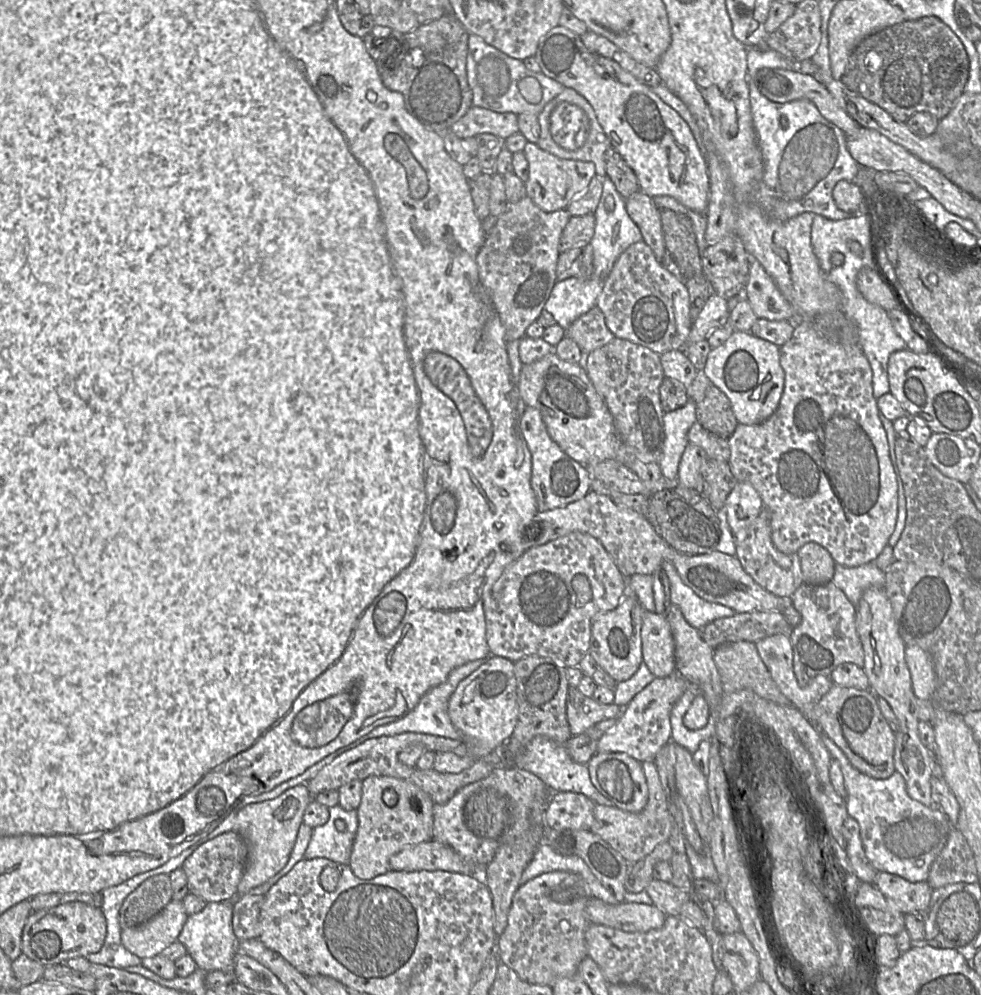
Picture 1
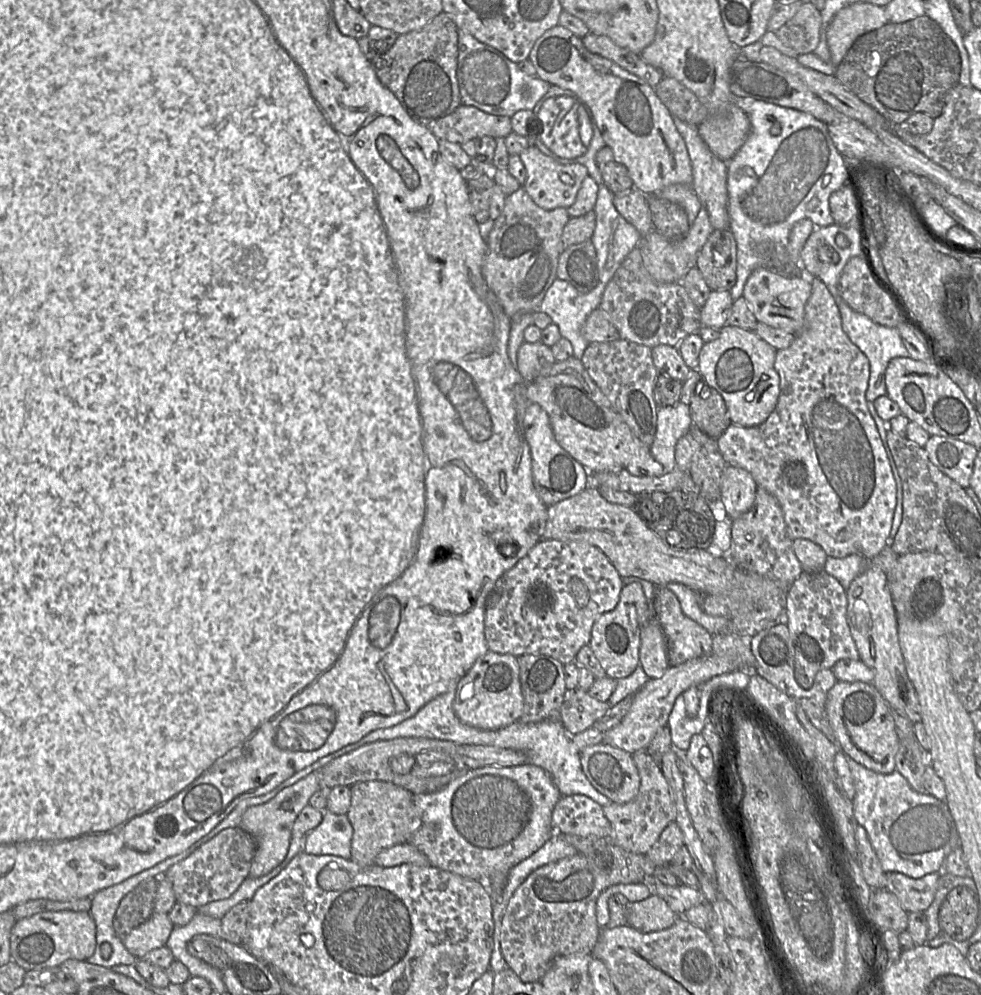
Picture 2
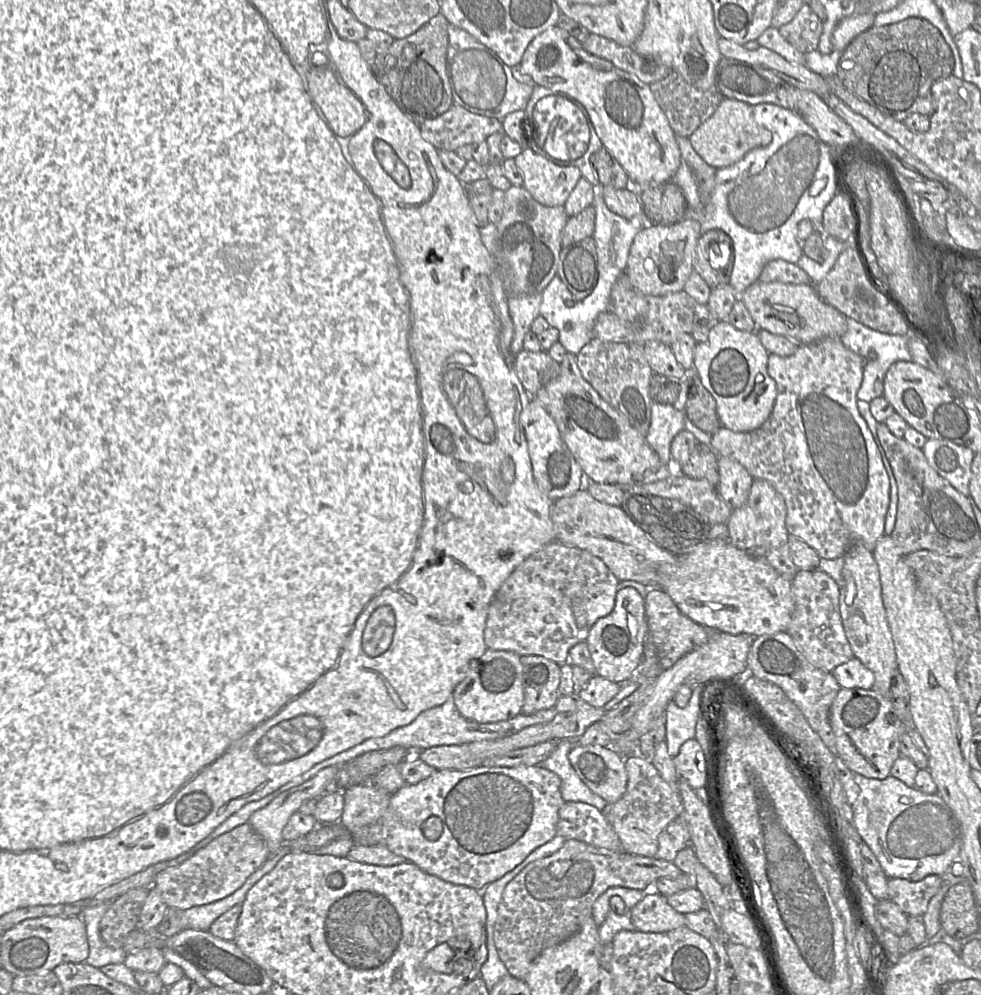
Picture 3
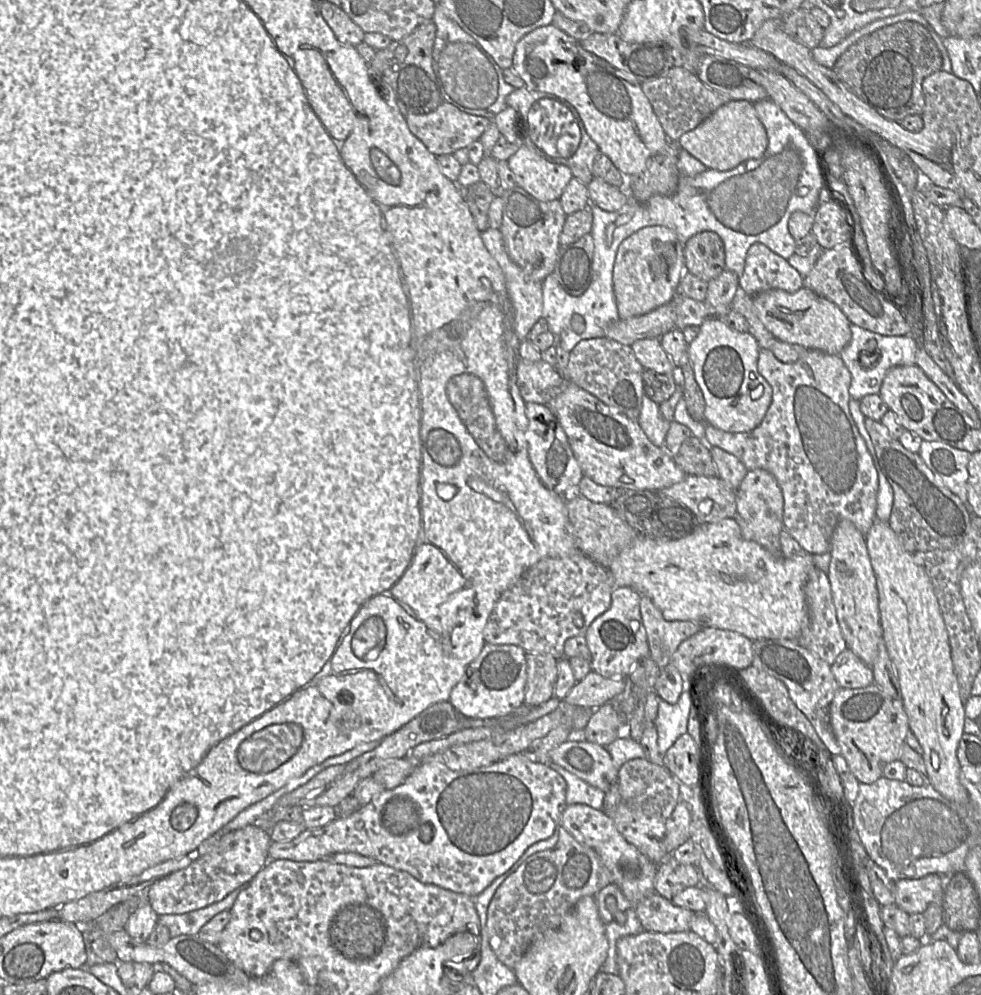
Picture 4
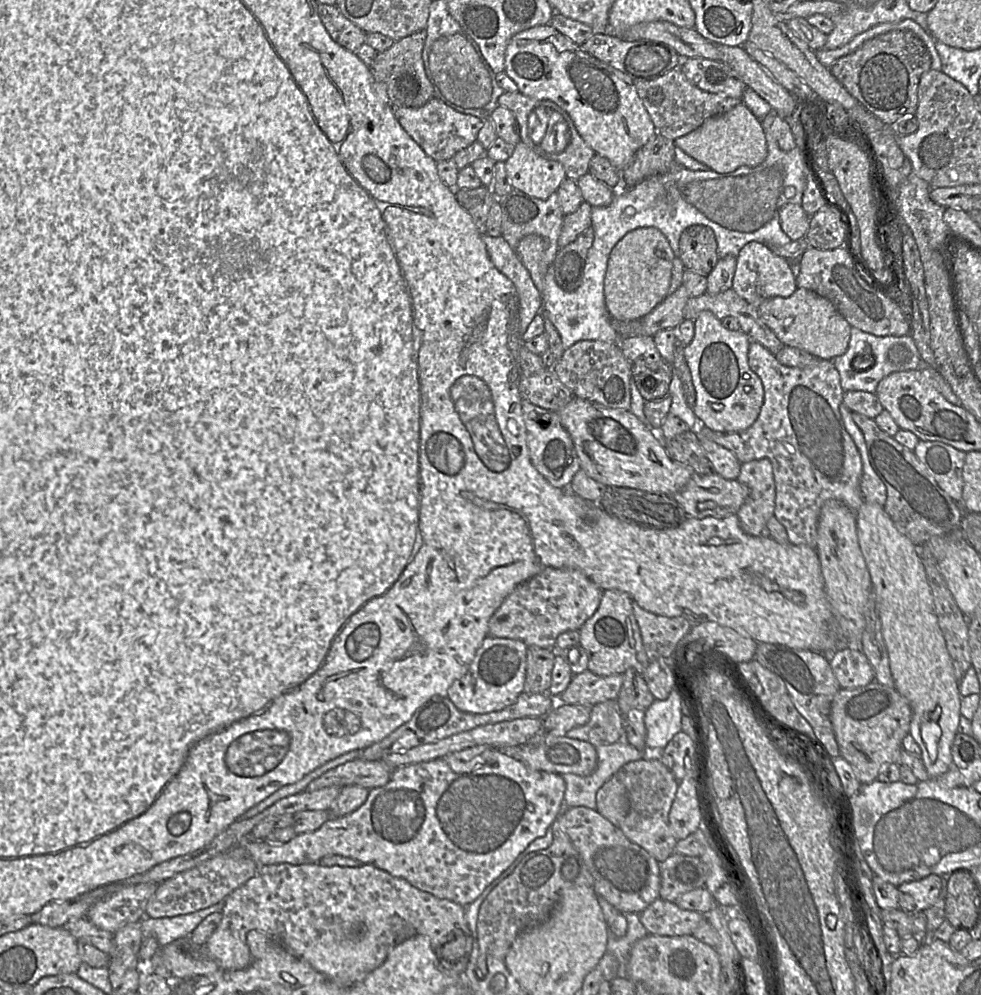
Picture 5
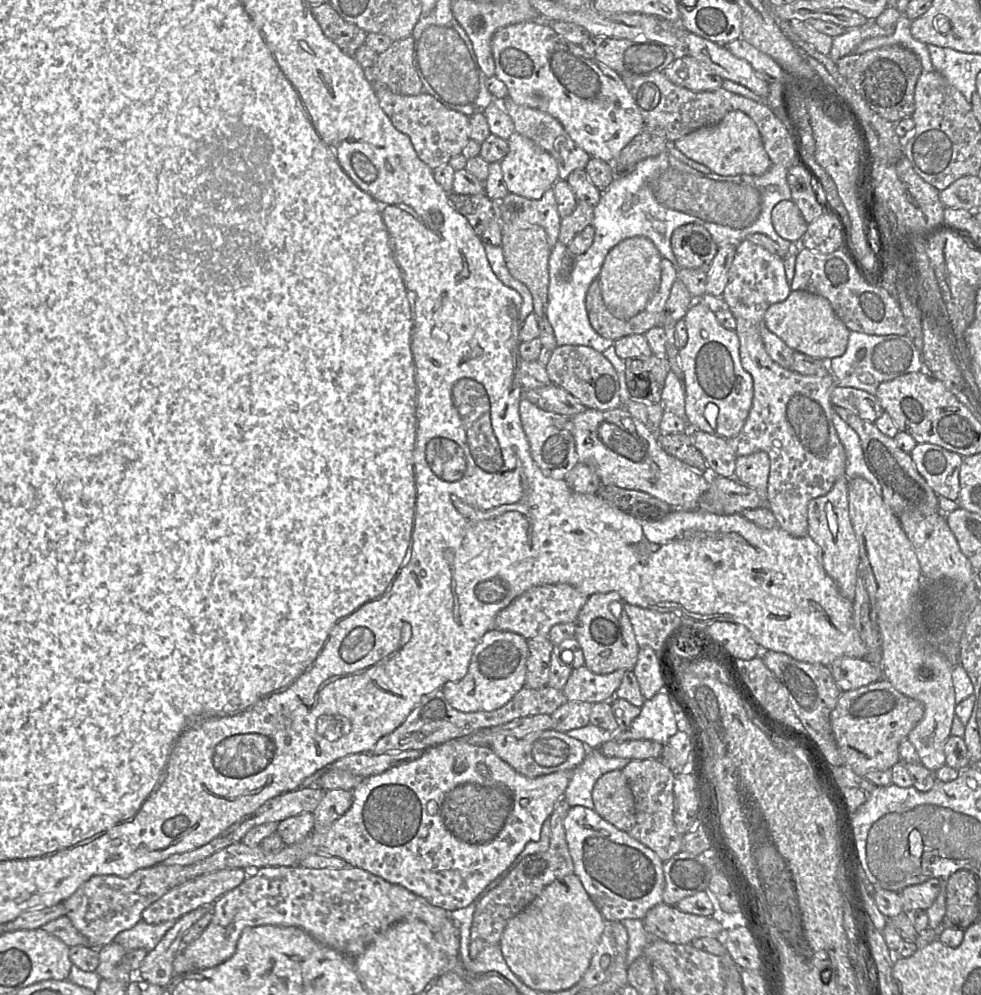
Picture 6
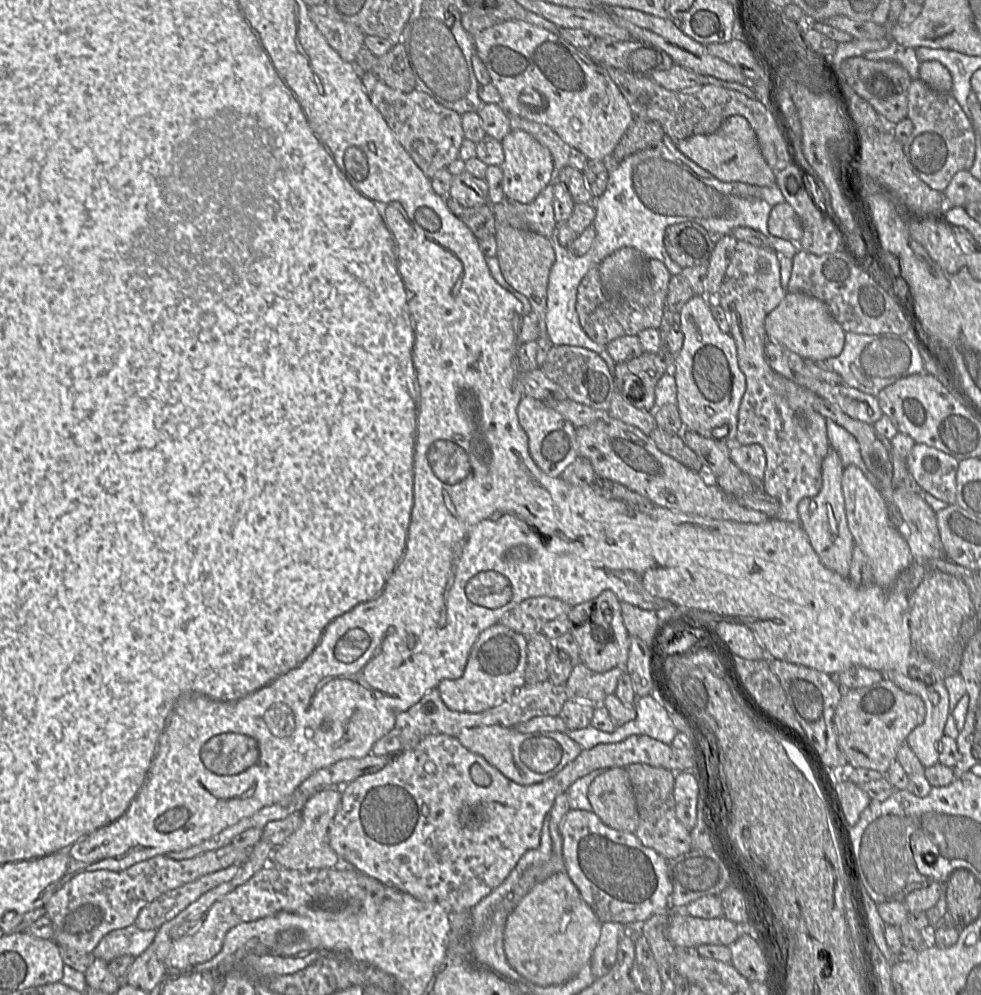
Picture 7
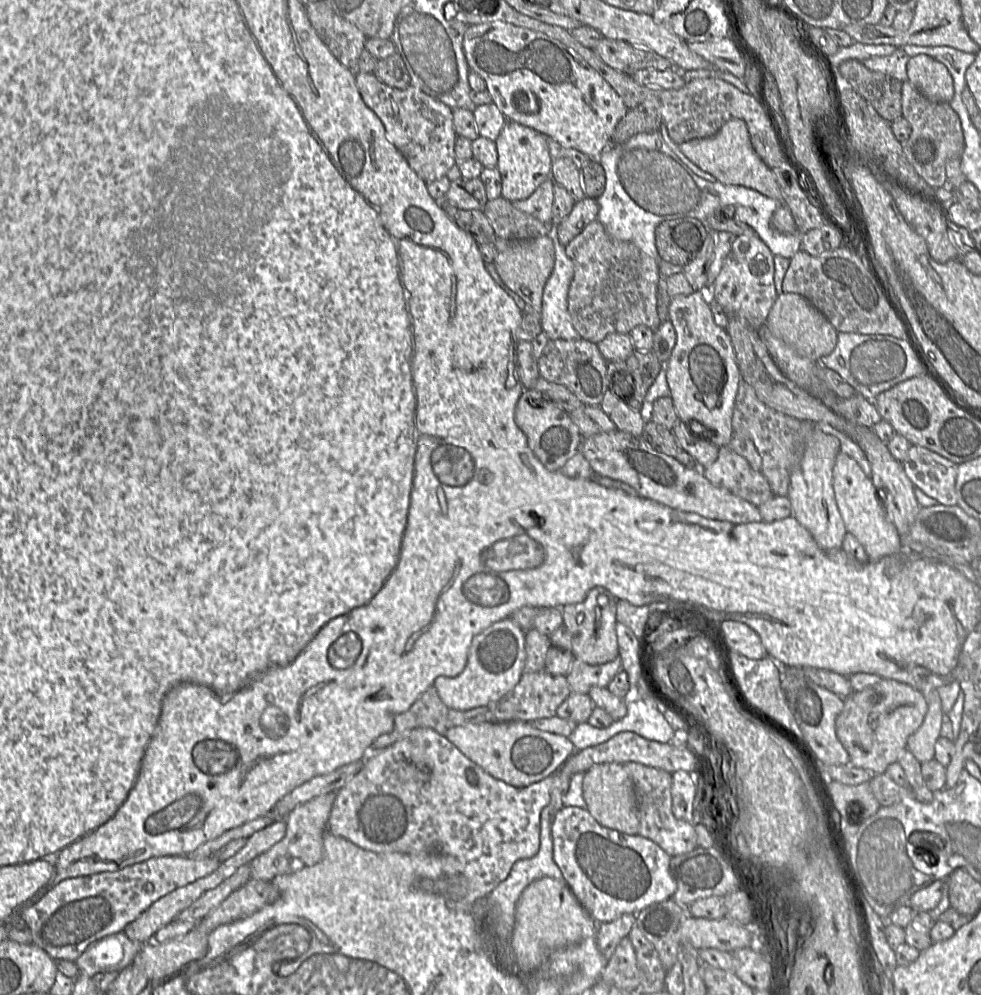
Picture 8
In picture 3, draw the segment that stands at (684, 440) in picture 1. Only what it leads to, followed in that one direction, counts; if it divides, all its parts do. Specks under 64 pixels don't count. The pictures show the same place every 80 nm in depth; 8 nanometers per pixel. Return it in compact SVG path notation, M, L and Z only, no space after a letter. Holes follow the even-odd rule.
M651 404L651 422L646 441L661 462L668 466L674 464L670 451L671 442L685 429L684 419L685 411L677 410L670 404Z

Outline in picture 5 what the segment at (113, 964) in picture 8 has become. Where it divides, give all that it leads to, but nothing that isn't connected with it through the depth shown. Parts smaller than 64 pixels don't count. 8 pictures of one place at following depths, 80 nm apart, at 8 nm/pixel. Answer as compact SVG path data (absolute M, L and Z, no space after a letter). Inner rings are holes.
M224 901L200 909L189 914L178 915L174 917L141 919L141 930L144 938L154 937L161 947L181 938L190 936L194 929L208 915L222 911Z

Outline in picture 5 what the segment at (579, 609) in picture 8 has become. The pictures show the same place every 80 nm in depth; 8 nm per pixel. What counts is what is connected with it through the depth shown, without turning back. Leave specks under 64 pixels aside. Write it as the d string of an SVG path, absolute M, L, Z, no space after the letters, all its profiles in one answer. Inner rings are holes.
M614 589L603 591L596 612L578 631L579 644L588 656L588 669L596 675L623 674L629 668L636 668L643 673L650 663L633 613L633 600L625 592Z

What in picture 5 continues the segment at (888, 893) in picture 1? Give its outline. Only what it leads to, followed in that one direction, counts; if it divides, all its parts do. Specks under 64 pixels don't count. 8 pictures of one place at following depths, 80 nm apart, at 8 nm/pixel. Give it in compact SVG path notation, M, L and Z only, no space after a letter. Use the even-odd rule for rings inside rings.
M931 874L897 887L899 908L906 913L924 912L935 904L943 889L943 877Z

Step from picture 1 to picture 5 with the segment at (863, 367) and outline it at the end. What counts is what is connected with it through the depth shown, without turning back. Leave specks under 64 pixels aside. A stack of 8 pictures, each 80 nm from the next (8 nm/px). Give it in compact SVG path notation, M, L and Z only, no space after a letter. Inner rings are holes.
M755 341L750 342L748 363L764 389L764 401L756 421L748 429L736 433L720 433L699 426L698 435L731 451L741 464L768 459L772 464L776 491L774 516L785 527L790 543L816 549L819 514L827 500L838 500L855 512L864 503L860 489L863 470L861 456L845 429L840 413L845 391L840 384L839 372L831 360L822 359L816 359L804 368L787 367Z

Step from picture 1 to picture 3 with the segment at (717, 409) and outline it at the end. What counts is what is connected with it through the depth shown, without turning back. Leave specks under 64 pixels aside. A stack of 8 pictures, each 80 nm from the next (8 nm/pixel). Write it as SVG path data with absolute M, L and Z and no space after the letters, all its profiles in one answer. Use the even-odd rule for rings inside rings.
M693 369L687 370L691 385L686 401L685 415L700 430L713 435L722 427L716 411L716 402L704 388Z

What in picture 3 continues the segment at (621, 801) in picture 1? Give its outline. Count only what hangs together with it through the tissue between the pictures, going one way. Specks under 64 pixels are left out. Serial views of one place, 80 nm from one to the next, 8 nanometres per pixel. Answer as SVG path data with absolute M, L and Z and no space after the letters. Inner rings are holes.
M574 744L569 761L579 778L607 803L618 801L627 787L625 759L614 749Z

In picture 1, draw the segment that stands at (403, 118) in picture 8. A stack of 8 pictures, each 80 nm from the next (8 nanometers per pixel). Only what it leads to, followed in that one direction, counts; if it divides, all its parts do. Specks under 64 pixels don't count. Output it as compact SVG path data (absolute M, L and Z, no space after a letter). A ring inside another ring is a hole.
M473 105L449 132L462 140L486 133L505 140L519 132L518 117L514 113L498 113Z

